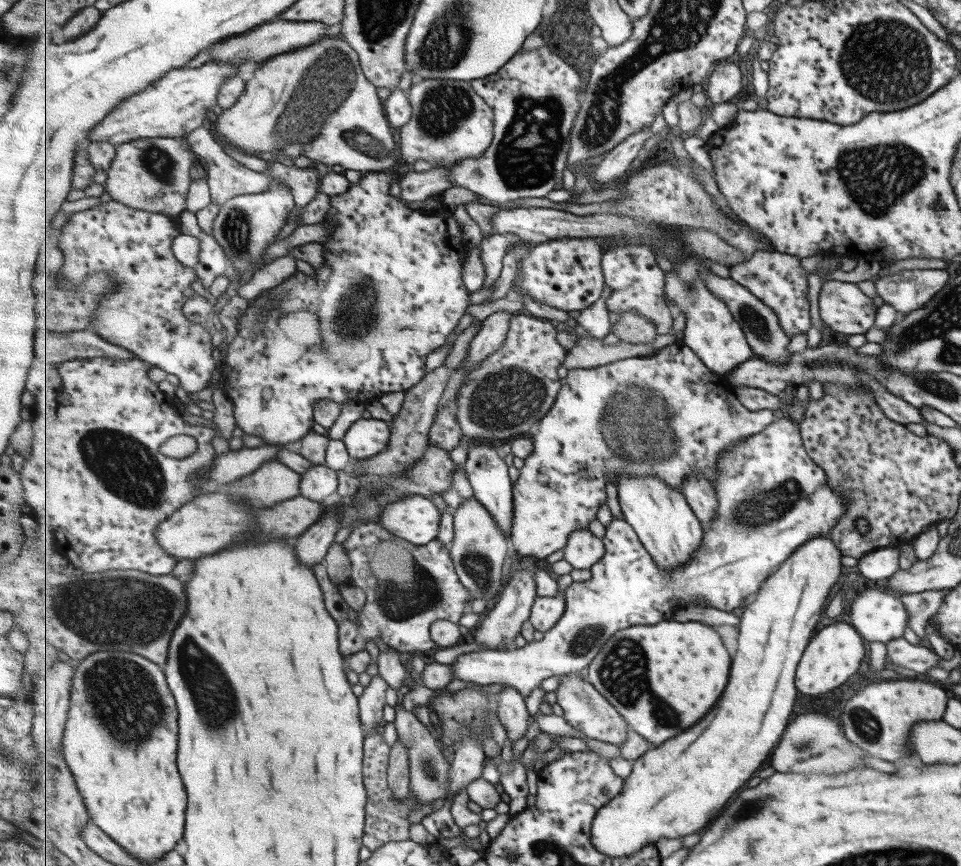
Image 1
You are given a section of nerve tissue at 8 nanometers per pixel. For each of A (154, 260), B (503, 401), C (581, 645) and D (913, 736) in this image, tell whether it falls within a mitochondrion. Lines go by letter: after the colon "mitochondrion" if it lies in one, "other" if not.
A: other
B: mitochondrion
C: mitochondrion
D: other

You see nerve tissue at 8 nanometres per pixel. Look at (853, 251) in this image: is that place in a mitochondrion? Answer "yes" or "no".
no

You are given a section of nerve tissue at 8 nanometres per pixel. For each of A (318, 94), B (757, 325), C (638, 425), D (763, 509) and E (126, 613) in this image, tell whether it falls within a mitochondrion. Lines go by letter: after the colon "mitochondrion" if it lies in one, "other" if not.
A: mitochondrion
B: mitochondrion
C: mitochondrion
D: mitochondrion
E: mitochondrion

